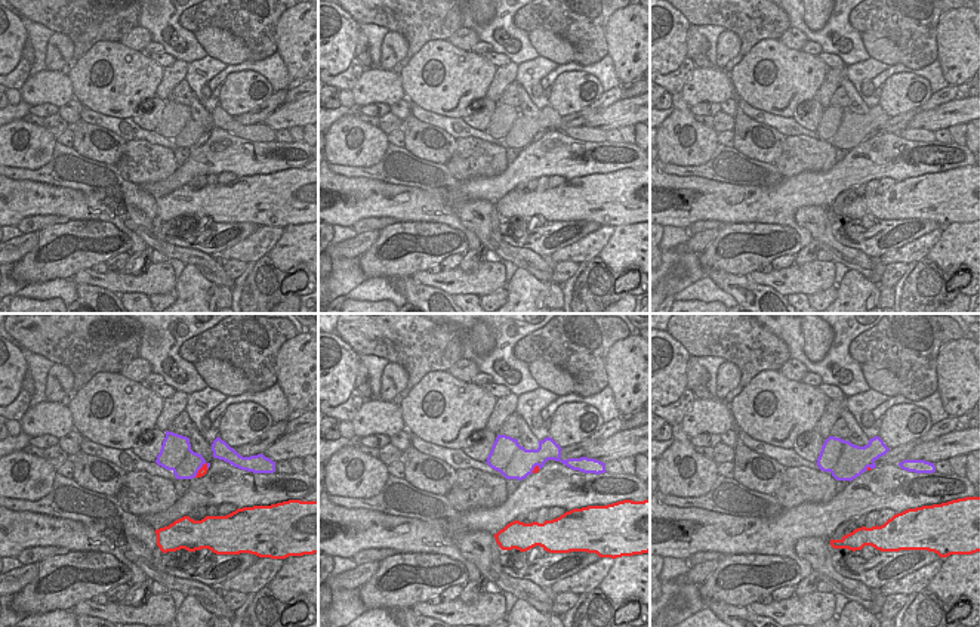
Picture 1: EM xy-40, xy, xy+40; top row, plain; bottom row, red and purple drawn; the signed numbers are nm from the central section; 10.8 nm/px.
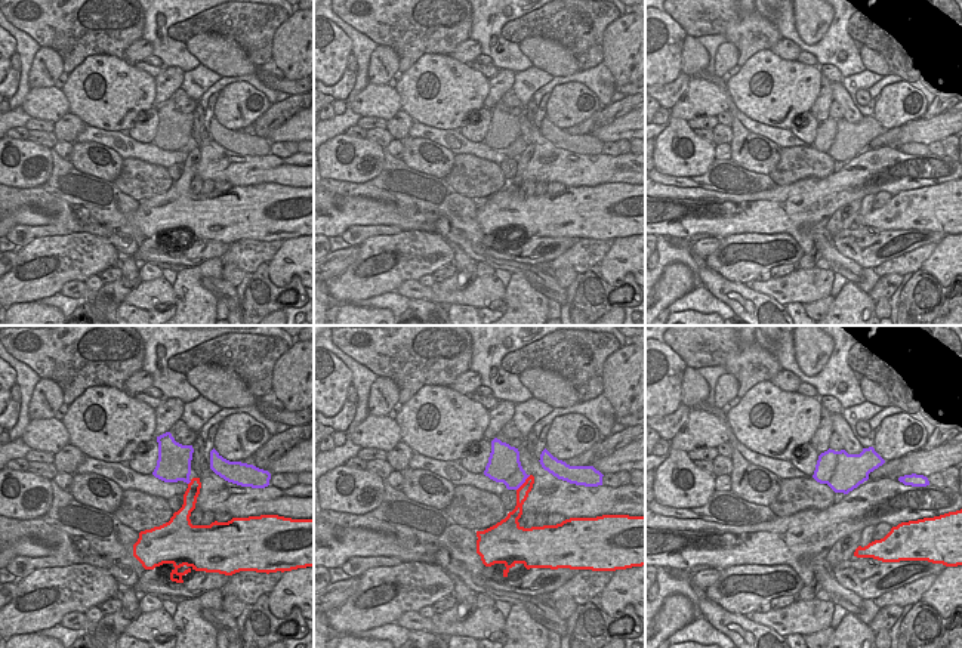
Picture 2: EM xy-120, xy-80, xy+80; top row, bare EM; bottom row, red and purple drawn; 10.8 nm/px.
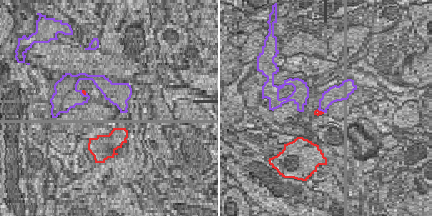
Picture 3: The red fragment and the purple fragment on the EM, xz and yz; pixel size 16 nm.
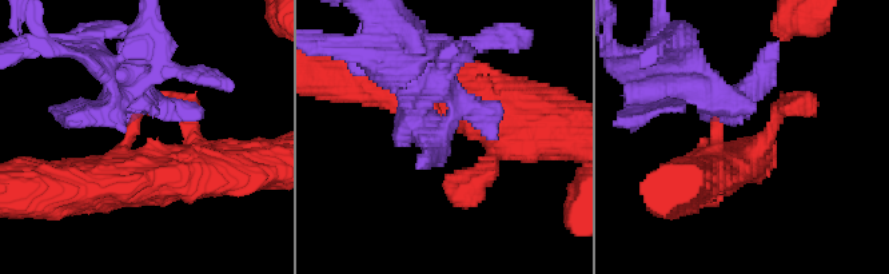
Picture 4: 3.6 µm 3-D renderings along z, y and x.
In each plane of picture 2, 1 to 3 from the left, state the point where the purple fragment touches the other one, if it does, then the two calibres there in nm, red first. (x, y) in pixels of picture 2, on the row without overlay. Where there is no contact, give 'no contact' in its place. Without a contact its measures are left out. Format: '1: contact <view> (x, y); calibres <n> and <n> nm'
1: contact xy-120 (190, 151); calibres 160 and 360 nm
2: contact xy-80 (524, 151); calibres 130 and 320 nm
3: no contact

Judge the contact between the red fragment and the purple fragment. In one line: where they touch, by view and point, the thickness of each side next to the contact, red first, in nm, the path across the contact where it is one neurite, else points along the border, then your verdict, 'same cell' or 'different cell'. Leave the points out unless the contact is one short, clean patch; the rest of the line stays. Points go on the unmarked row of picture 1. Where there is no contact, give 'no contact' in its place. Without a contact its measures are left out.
xy-40 (200, 138) | 90/320 nm | along xy-40 (207, 132), (194, 145) | different cell

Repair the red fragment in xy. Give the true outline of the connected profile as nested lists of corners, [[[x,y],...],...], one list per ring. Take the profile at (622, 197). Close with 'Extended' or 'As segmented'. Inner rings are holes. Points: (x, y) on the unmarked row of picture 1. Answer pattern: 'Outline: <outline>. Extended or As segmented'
Outline: [[[650,167],[573,177],[543,192],[514,189],[494,207],[502,219],[540,214],[549,222],[588,220],[611,228],[648,222]]]. As segmented

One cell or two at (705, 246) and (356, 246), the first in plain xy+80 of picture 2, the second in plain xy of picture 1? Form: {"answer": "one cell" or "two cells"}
{"answer": "one cell"}

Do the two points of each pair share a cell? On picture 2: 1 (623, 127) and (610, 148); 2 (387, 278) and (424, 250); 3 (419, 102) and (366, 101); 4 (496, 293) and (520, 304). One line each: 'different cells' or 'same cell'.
1: different cells
2: same cell
3: different cells
4: different cells

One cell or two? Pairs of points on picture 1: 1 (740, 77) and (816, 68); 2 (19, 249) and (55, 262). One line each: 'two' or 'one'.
1: one
2: two

